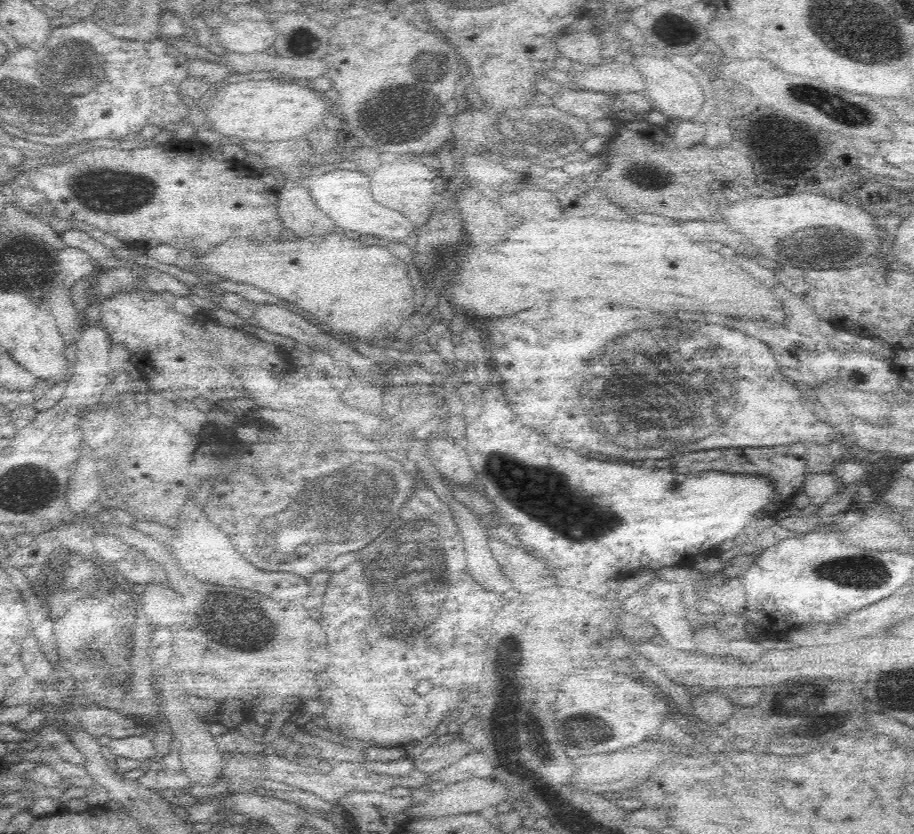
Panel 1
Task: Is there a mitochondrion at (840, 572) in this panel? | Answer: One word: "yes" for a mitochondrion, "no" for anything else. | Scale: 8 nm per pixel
yes

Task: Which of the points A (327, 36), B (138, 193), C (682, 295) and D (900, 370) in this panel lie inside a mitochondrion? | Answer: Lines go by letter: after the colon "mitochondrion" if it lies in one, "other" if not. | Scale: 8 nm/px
A: other
B: mitochondrion
C: other
D: other

